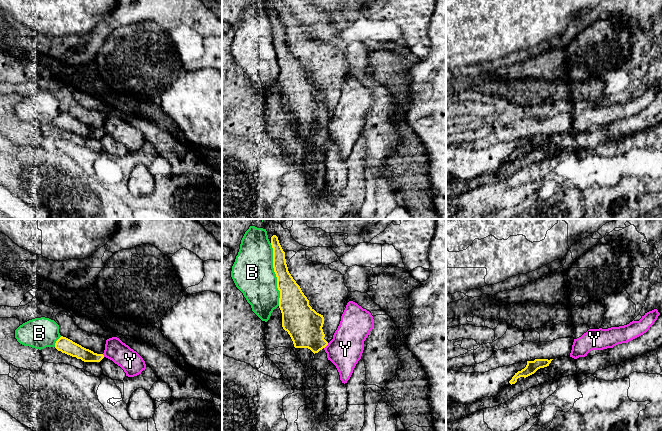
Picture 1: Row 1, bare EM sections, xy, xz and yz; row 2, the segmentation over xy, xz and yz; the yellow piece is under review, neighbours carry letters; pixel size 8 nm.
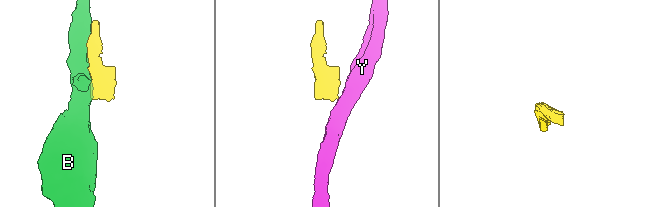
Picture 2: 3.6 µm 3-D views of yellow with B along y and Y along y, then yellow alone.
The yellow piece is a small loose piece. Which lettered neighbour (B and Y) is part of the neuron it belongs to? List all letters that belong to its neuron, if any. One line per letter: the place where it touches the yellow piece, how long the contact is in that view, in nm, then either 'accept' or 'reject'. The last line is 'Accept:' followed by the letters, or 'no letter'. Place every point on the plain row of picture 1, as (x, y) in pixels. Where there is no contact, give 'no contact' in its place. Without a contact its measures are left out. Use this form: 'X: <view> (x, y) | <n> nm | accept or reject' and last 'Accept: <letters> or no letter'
B: xz (275, 49) | 500 nm | reject
Y: xz (326, 121) | 60 nm | reject
Accept: no letter

